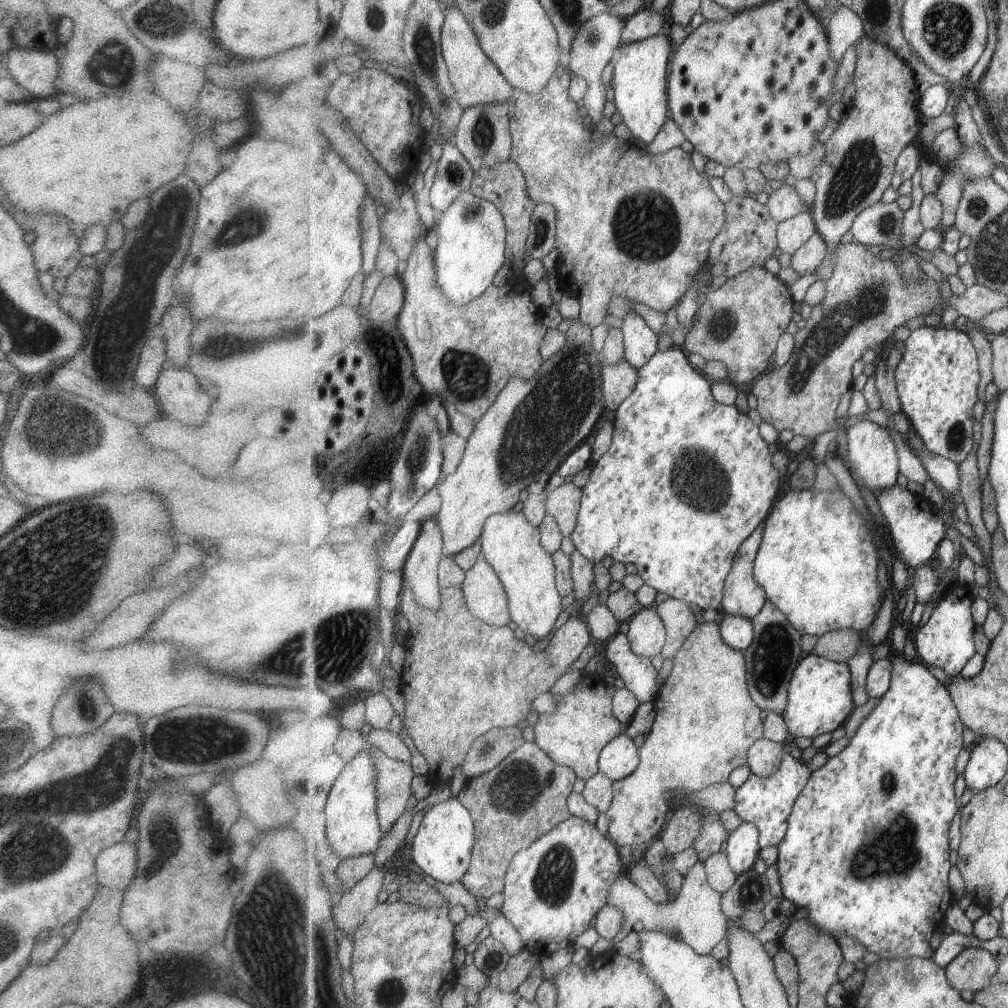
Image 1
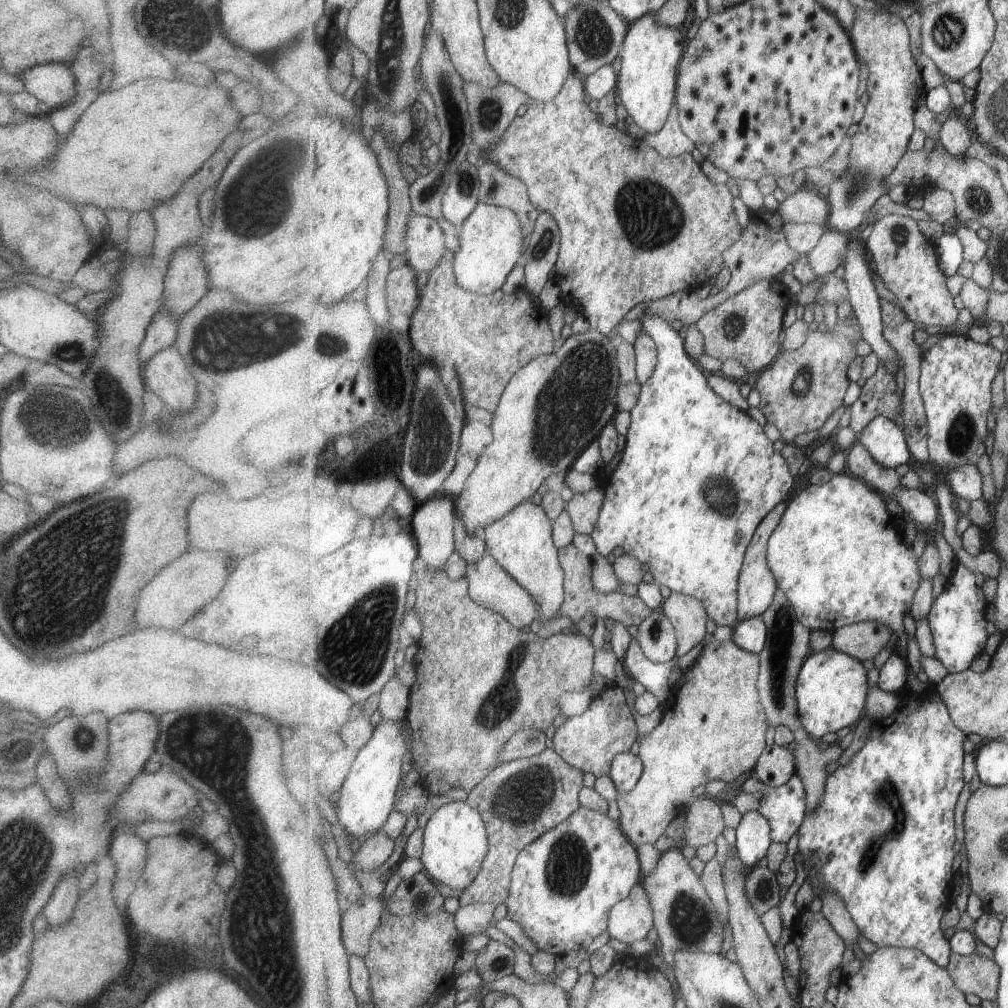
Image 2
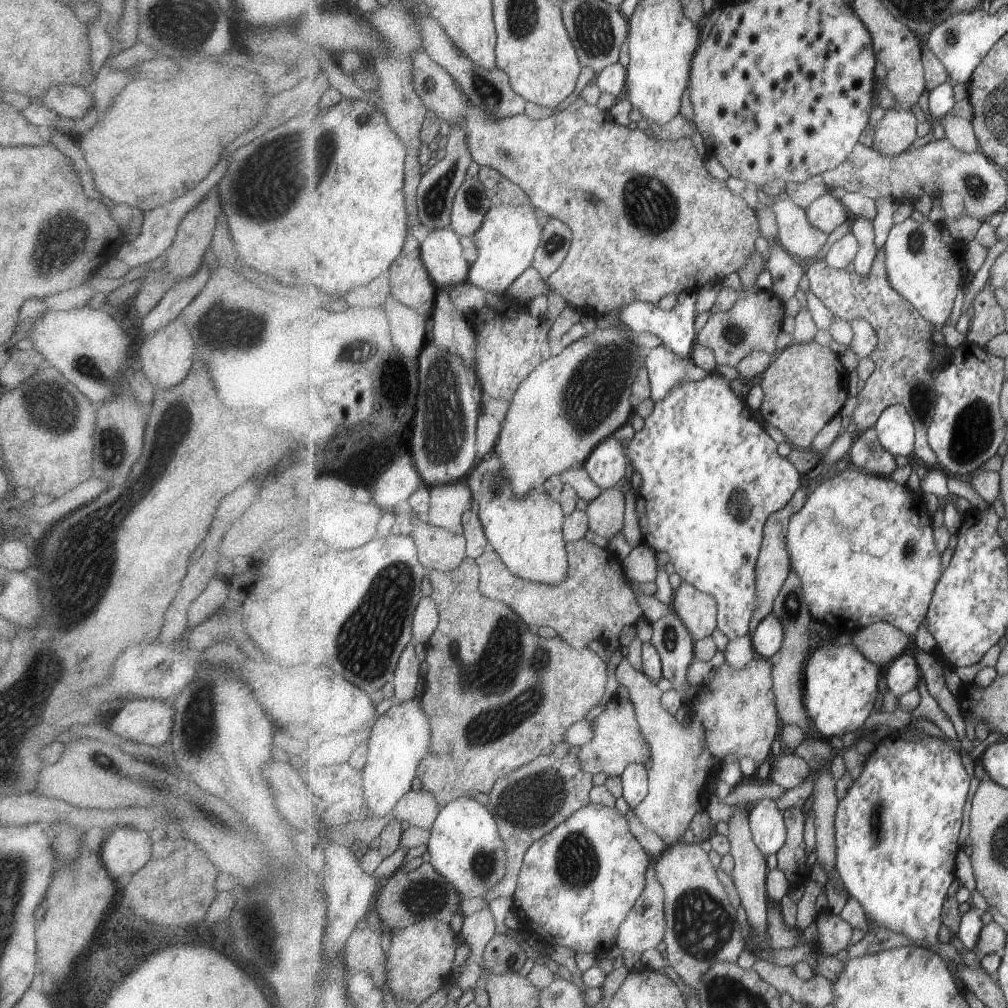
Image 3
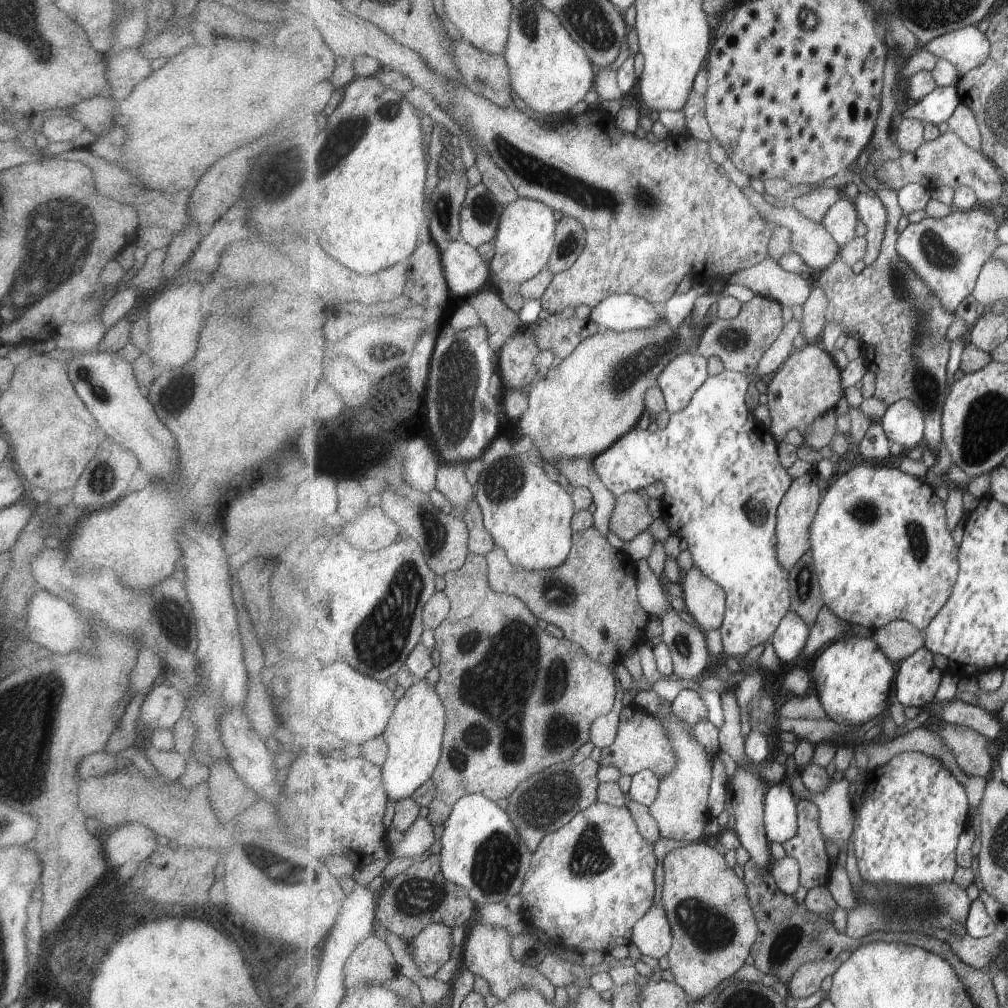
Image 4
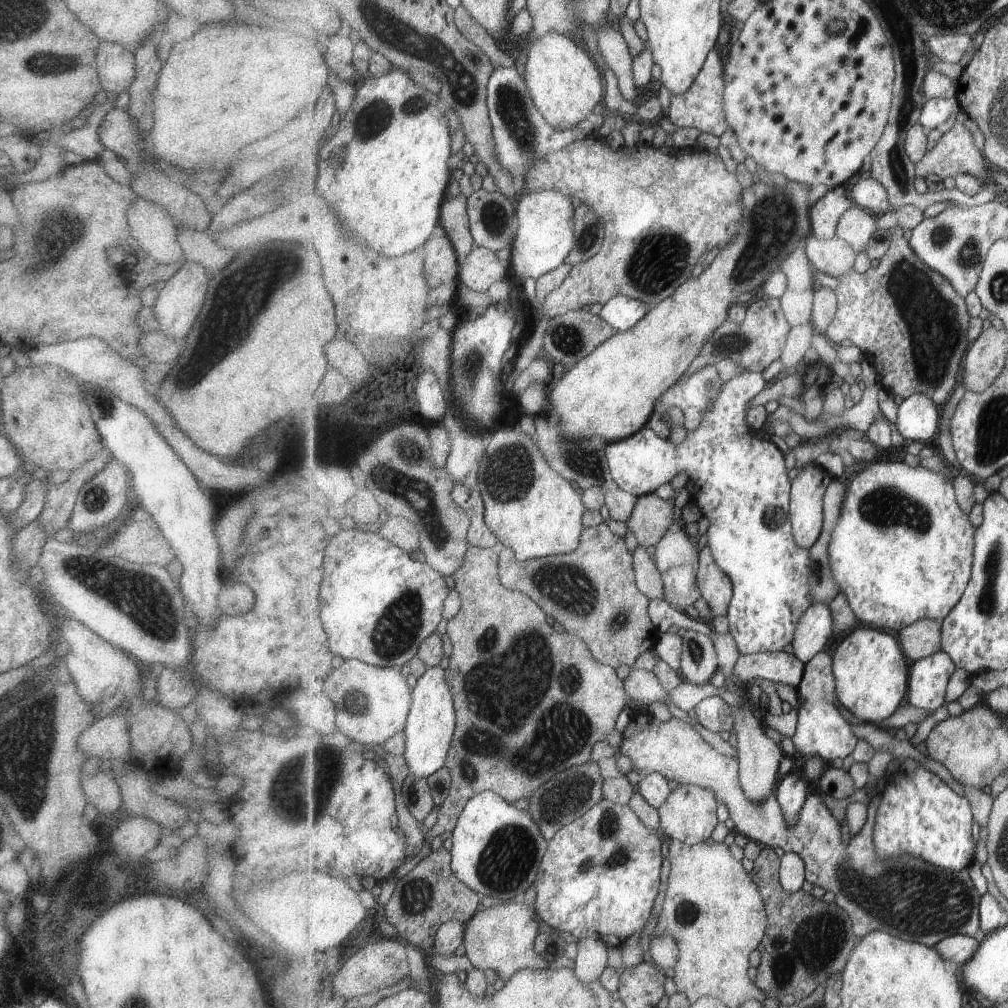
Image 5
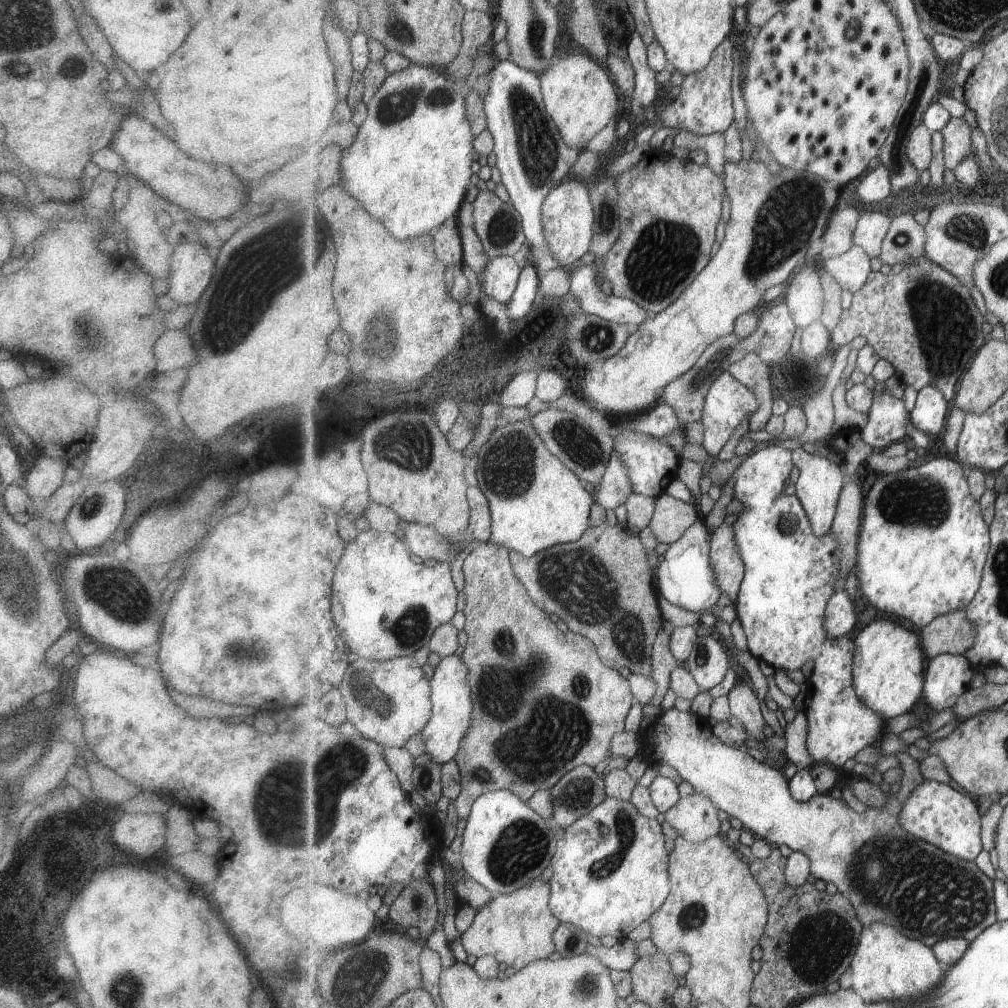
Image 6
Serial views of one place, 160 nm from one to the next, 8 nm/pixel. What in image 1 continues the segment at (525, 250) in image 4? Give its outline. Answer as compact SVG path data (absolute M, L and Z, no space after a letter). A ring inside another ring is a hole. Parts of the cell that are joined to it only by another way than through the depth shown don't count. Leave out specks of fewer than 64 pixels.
M465 192L445 211L443 222L437 228L441 232L439 246L434 252L437 282L456 303L473 302L493 284L508 260L508 228L504 214L491 201Z

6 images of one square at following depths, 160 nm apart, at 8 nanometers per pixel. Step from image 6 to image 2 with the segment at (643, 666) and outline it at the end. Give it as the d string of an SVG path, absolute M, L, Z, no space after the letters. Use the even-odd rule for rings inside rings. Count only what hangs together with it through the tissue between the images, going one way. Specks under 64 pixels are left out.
M569 544L559 550L559 562L561 568L565 572L565 602L559 608L557 617L566 617L573 623L579 622L585 614L595 614L596 618L609 618L617 620L625 627L631 625L641 625L645 622L645 618L649 618L653 614L653 610L645 604L639 596L627 596L619 591L614 591L609 594L599 594L593 584L591 584L591 574L593 574L593 564L591 557L583 554L581 550L577 550L575 545ZM486 555L479 562L469 565L468 568L466 577L469 582L469 596L474 602L501 614L515 628L526 630L529 624L537 621L539 604L535 602L535 598L493 556Z

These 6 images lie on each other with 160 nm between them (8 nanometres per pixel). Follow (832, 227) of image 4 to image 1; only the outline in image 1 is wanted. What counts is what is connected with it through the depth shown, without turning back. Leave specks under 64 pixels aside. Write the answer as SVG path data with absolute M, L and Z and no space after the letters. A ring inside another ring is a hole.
M783 183L773 185L766 205L771 216L777 221L788 220L801 212L811 212L811 207L801 200L797 188Z

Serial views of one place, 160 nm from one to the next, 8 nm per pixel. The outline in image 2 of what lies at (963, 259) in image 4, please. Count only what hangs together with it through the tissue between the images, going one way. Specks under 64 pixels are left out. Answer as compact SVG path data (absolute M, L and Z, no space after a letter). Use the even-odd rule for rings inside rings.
M885 215L873 222L874 228L866 239L870 257L876 263L885 286L894 294L897 303L919 327L951 326L959 322L959 310L953 294L947 288L947 275L940 267L934 242L925 238L914 218L905 215Z

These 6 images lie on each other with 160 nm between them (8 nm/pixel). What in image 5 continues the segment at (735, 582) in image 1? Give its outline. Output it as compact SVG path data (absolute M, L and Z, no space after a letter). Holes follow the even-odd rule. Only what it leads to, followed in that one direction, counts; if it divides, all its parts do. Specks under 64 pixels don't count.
M811 463L791 480L792 531L804 549L811 549L824 530L824 498L831 479L824 466Z

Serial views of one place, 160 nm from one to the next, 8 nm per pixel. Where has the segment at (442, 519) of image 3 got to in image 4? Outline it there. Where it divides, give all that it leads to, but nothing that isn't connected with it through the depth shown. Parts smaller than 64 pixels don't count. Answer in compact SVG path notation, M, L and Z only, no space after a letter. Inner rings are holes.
M459 461L458 463L440 464L438 483L436 488L455 506L452 515L464 518L464 512L468 507L468 502L475 498L473 494L473 486L465 476L465 468L467 462Z

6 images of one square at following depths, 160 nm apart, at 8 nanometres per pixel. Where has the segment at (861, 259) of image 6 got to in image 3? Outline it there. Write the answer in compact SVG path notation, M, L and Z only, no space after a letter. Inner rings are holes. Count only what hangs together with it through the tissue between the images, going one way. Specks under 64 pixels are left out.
M777 200L772 209L779 218L778 241L797 259L803 259L805 263L811 262L829 242L828 234L810 221L804 208L790 201Z

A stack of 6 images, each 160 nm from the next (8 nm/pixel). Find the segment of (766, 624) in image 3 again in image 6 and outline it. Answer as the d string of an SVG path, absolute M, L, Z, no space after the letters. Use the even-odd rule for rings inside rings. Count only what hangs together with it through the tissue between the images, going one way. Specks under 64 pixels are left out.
M841 587L828 602L826 610L826 629L831 637L849 634L857 626L859 618L855 612L853 597Z

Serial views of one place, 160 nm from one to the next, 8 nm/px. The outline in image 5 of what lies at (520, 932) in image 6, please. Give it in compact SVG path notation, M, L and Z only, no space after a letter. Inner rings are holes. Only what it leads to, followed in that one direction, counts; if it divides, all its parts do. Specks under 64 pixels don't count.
M515 899L502 902L499 906L481 908L465 924L464 940L466 956L475 967L483 970L494 970L499 978L507 982L517 971L531 967L547 969L550 962L536 949L536 940L540 936L535 904L526 900Z

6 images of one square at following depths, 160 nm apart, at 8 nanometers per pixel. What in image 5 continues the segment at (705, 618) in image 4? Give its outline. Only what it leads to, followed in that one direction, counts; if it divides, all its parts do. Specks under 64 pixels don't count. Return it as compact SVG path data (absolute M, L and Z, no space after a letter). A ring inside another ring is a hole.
M700 550L700 569L697 575L699 592L707 602L711 616L727 615L734 598L732 578L718 564L712 550Z

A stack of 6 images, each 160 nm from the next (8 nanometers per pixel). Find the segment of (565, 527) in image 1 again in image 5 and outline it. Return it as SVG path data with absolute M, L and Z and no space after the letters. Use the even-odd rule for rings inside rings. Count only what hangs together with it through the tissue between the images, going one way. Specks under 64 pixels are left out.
M655 493L639 497L631 518L626 522L642 547L657 544L675 520L675 504L670 504Z

